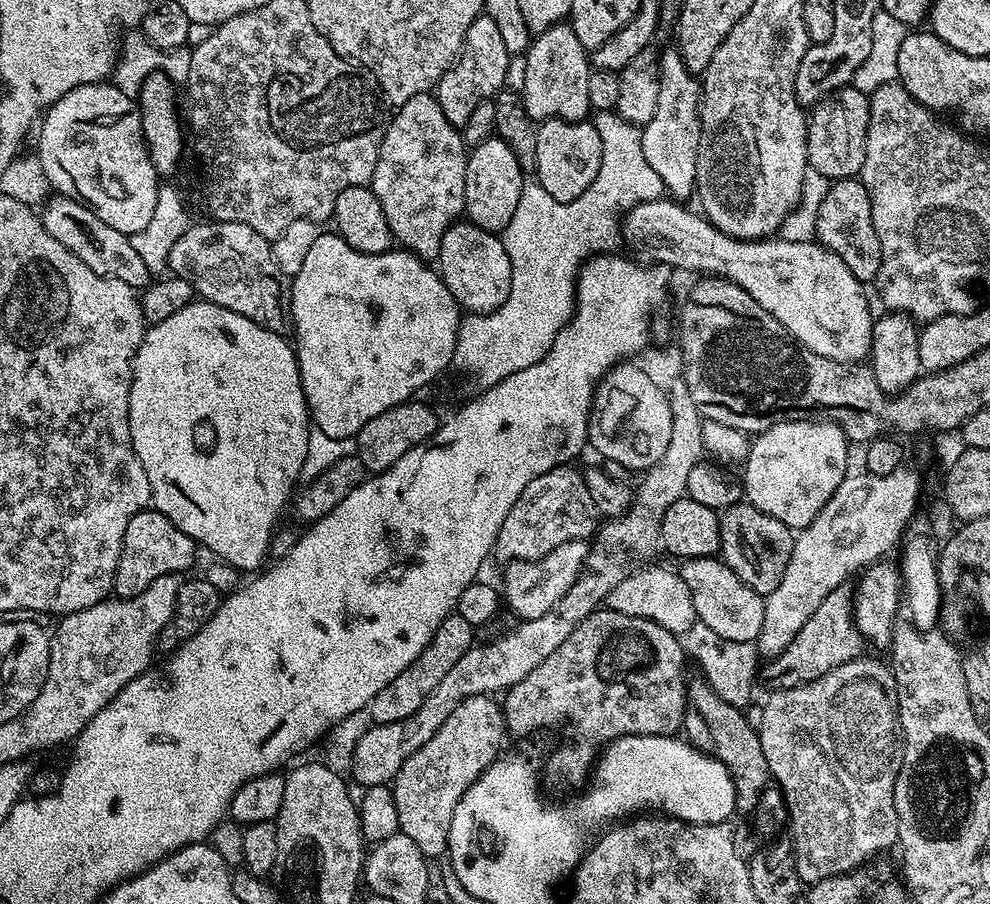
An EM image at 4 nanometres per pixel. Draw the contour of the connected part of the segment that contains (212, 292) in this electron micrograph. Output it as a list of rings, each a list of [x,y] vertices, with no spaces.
[[[225,220],[207,223],[193,223],[174,242],[167,262],[171,275],[190,282],[199,299],[234,310],[234,314],[287,337],[293,331],[292,285],[272,253],[272,244],[245,224]]]

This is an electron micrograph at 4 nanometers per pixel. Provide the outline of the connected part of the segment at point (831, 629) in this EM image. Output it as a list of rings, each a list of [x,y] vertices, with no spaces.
[[[851,583],[839,584],[826,598],[822,598],[822,606],[810,614],[806,626],[794,634],[794,642],[782,650],[782,654],[771,657],[763,665],[762,680],[772,684],[773,689],[777,688],[796,688],[799,684],[808,684],[814,678],[822,678],[834,666],[842,666],[846,662],[857,659],[860,652],[866,648],[865,638],[860,635],[856,628],[853,616],[853,593],[854,588]]]

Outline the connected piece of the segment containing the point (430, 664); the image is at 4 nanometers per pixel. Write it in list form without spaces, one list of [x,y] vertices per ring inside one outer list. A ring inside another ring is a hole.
[[[455,614],[446,617],[442,626],[438,626],[426,650],[422,650],[422,654],[418,654],[418,658],[414,658],[414,662],[410,662],[410,666],[406,666],[406,670],[402,670],[402,674],[398,674],[394,682],[390,682],[390,686],[385,686],[382,690],[378,690],[378,694],[374,694],[366,709],[367,715],[372,715],[371,723],[375,725],[399,722],[418,711],[422,702],[426,701],[430,692],[453,669],[454,664],[471,650],[474,645],[472,632],[474,626],[466,622],[466,618]]]

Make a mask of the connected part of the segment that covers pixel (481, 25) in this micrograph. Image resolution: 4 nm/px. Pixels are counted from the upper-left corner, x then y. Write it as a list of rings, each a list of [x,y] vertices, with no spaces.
[[[486,14],[474,18],[470,22],[470,30],[466,30],[464,49],[459,54],[455,64],[446,70],[446,74],[439,80],[434,89],[438,106],[442,106],[442,114],[450,118],[455,128],[463,129],[466,118],[478,106],[478,102],[490,100],[505,87],[504,79],[508,76],[510,57],[502,42],[502,33],[494,18]]]

